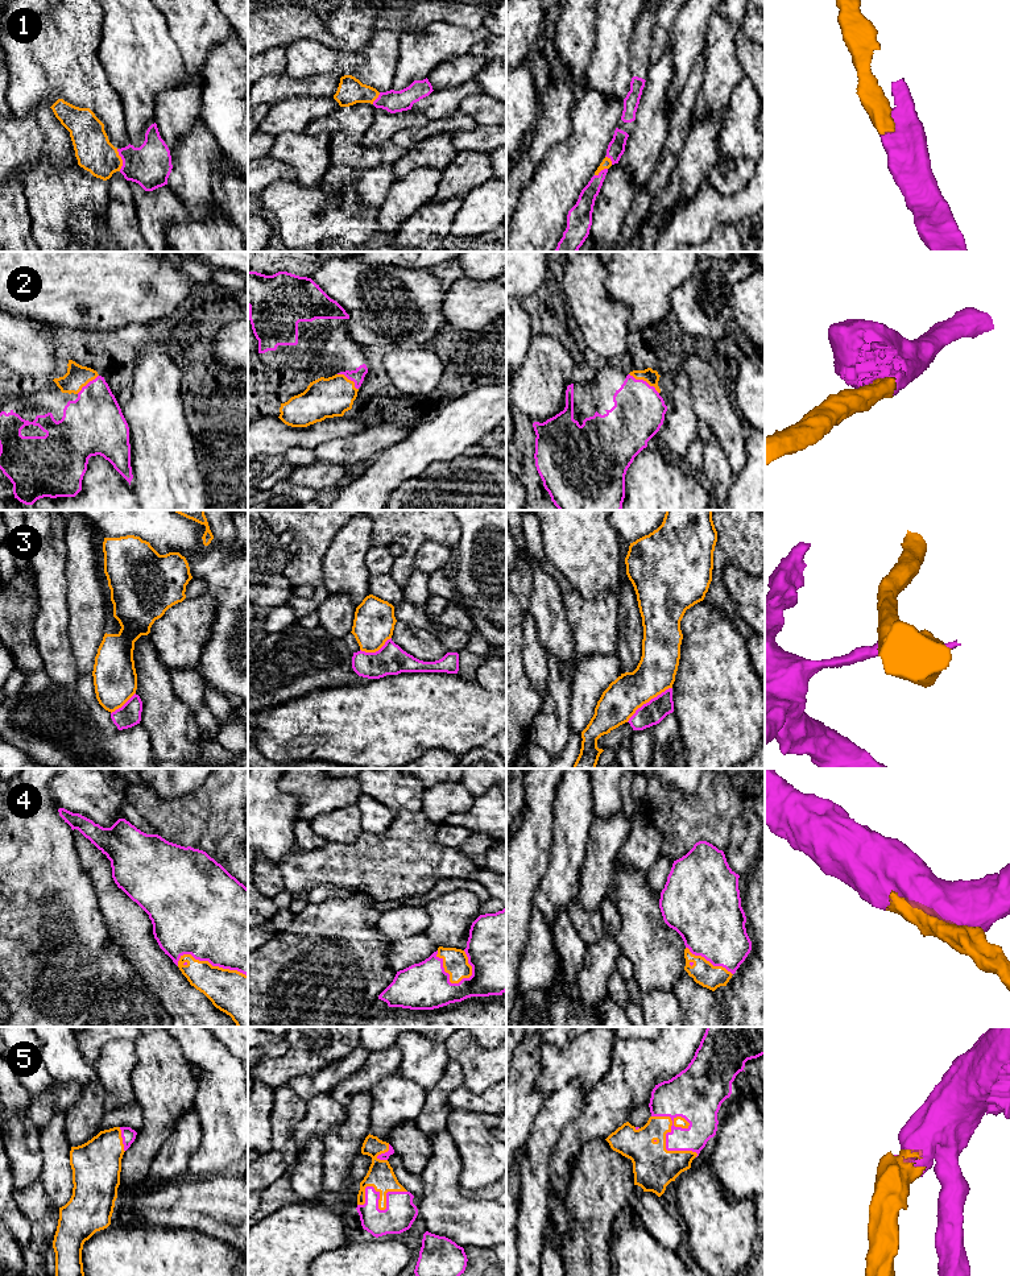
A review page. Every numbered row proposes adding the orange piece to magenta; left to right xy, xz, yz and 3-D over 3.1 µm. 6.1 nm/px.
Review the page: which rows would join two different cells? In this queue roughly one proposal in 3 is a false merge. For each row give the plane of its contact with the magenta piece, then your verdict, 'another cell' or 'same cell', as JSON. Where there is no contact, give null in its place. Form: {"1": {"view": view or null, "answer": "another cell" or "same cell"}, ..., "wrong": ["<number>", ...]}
{"1": {"view": "xy", "answer": "same cell"}, "2": {"view": "yz", "answer": "same cell"}, "3": {"view": "yz", "answer": "same cell"}, "4": {"view": "xz", "answer": "same cell"}, "5": {"view": "yz", "answer": "same cell"}, "wrong": []}

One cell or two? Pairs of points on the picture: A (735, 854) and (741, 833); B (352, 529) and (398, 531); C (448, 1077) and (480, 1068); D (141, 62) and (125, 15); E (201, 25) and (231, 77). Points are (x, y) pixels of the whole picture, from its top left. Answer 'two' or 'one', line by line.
A: one
B: two
C: two
D: one
E: two

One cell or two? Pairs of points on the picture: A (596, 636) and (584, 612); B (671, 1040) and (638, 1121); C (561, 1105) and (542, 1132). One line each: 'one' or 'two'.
A: one
B: two
C: one

